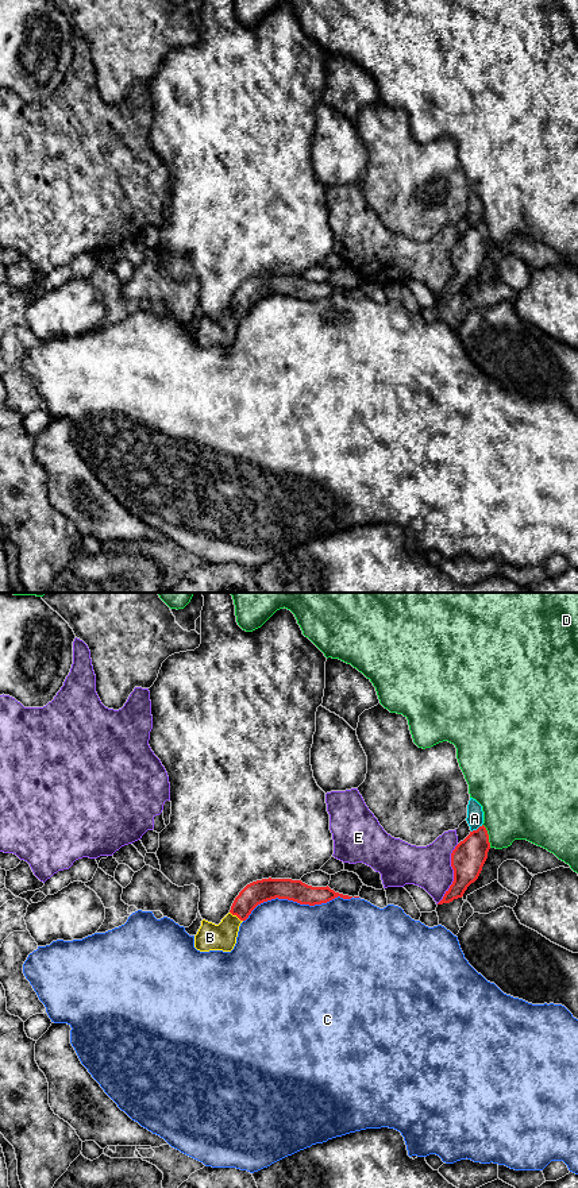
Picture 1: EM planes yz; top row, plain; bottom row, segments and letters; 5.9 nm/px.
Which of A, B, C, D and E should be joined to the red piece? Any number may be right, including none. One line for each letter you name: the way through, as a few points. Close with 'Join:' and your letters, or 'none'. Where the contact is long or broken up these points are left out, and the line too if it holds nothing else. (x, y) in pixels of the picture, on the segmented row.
B: way yz (259, 891), (237, 915), (215, 937), (209, 937)
Join: B

